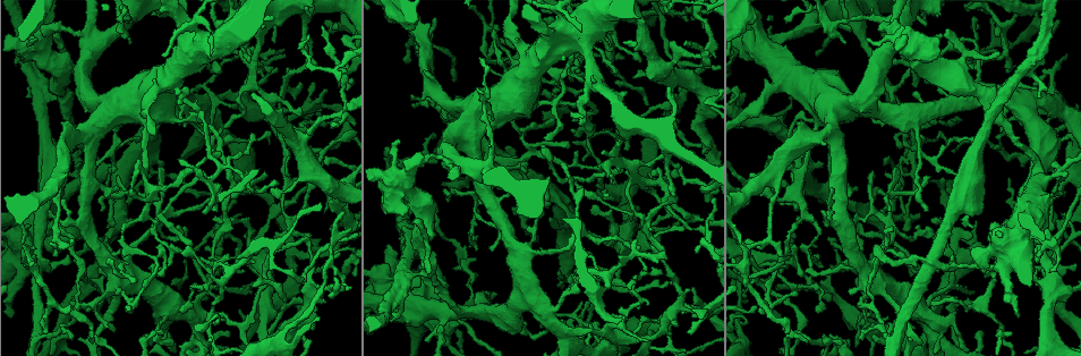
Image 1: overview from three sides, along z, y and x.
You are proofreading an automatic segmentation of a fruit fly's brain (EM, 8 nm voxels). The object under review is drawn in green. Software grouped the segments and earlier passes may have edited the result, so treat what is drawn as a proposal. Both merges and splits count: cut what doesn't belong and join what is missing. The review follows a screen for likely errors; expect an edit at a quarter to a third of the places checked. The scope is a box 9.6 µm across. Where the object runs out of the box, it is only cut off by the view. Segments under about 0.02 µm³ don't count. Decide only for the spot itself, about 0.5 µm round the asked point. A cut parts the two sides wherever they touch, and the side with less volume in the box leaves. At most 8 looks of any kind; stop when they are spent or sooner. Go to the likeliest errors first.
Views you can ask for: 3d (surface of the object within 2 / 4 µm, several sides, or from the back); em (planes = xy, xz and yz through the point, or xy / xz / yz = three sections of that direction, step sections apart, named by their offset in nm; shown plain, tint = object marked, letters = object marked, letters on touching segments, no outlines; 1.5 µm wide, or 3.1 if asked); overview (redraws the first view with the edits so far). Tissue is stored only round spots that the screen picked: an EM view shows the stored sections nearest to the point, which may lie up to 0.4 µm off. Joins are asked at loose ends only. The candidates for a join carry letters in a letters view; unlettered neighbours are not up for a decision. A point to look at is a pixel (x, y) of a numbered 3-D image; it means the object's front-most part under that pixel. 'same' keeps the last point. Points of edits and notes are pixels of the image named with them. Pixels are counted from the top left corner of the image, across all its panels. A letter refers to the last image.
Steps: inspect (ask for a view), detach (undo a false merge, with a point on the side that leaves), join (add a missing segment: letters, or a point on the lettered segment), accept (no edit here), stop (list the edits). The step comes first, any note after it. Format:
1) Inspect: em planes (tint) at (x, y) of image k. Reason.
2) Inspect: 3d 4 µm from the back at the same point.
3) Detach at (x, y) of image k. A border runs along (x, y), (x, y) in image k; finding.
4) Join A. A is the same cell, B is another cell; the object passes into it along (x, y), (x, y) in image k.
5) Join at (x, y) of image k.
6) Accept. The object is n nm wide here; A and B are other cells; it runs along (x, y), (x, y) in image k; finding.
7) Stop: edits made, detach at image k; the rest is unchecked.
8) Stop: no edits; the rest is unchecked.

Inspect: 3d 4 µm from the back at (1010, 181) of image 1. End of a long branch.

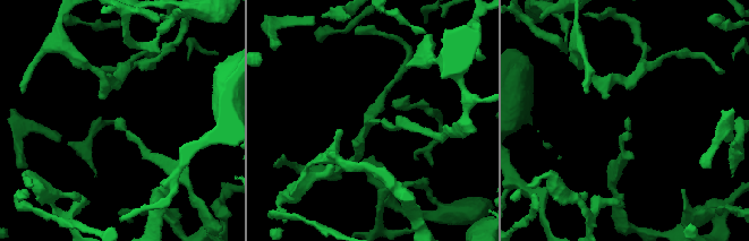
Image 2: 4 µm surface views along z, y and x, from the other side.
Inspect: em planes (letters) at (370, 123) of image 2.

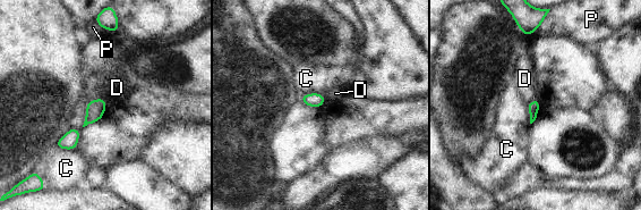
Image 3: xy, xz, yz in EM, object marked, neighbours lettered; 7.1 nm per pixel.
Accept. C, D and P are other cells; no lettered segment goes on from it.

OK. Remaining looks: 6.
Inspect: em yz step 4 (tint) at (265, 175) of image 1. Tapers out.

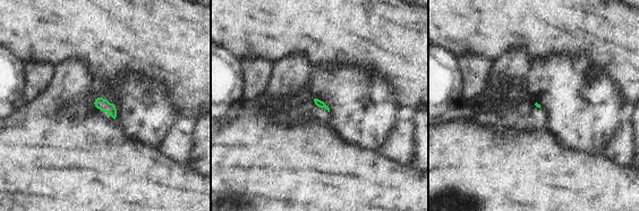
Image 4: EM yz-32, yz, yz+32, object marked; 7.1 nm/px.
Inspect: em planes (tint) at the same point. Cut it another way.

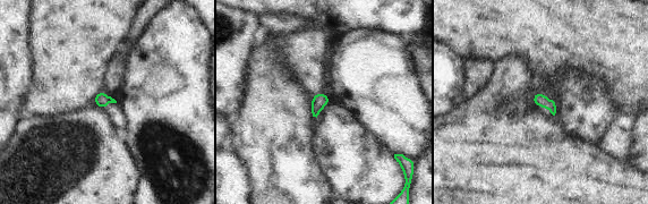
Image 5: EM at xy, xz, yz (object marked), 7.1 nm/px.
Inspect: em planes (letters) at the same point.

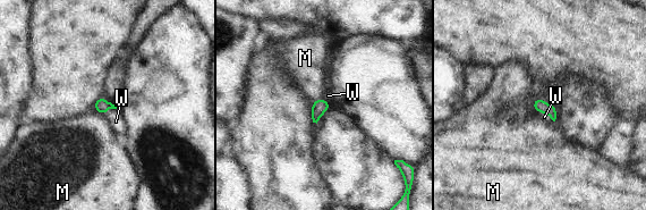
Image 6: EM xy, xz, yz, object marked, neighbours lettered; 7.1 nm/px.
Join W. The longest contact is with W, 180 nm; W is the same cell, M is another cell; the object passes into it along (538, 104), (543, 112), (544, 117) in image 6; it goes on there.

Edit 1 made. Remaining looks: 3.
Stop: edits made, join at image 6; the rest is unchecked.

